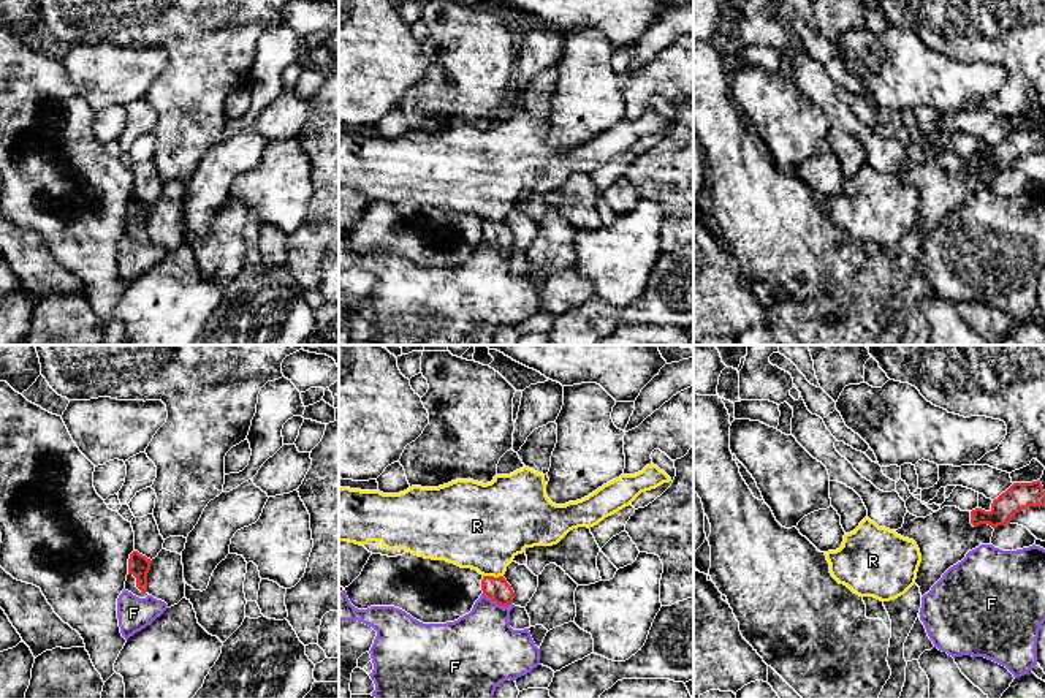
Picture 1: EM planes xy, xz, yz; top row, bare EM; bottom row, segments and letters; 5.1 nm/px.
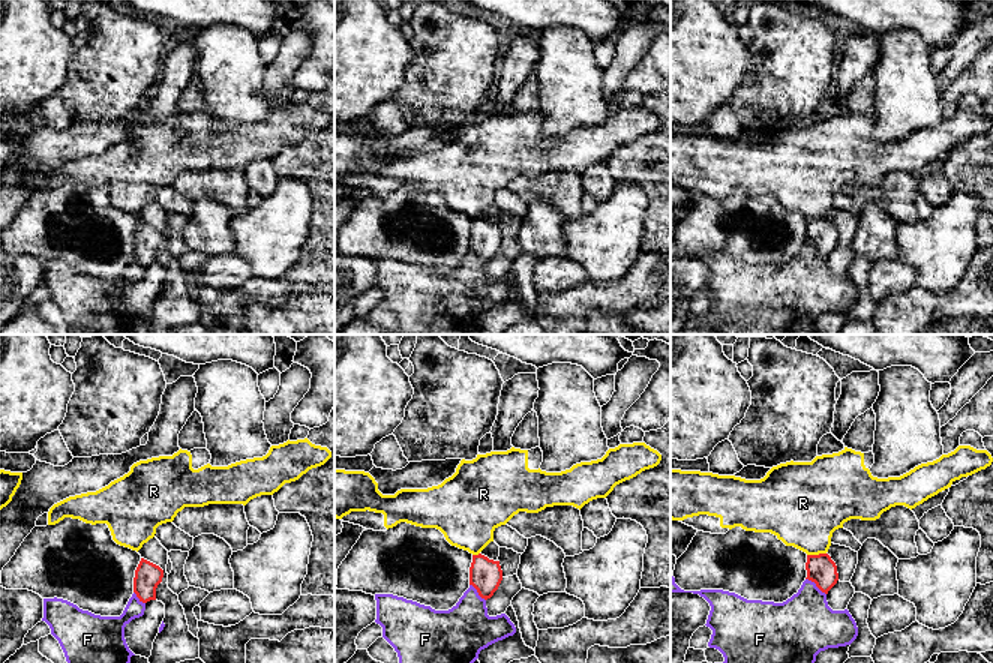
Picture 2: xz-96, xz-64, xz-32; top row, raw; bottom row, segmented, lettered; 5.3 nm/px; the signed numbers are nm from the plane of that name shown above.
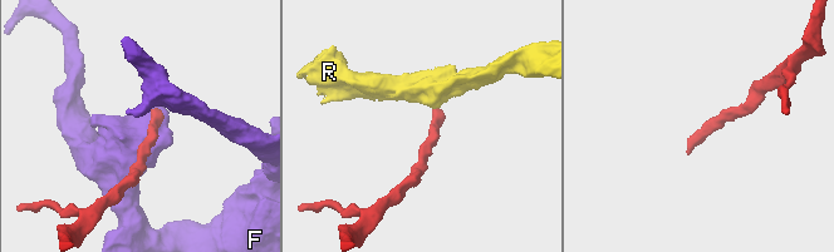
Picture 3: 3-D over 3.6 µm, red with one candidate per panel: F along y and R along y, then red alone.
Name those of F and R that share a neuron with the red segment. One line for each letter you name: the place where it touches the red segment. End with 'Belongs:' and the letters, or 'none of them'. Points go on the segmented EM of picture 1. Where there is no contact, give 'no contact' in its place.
Belongs: none of them

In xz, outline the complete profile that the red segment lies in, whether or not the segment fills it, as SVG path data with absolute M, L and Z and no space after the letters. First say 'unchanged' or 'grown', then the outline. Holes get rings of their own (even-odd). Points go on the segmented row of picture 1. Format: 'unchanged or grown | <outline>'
unchanged | M483 576L481 590L483 595L486 595L500 606L511 605L515 598L515 592L504 576Z

